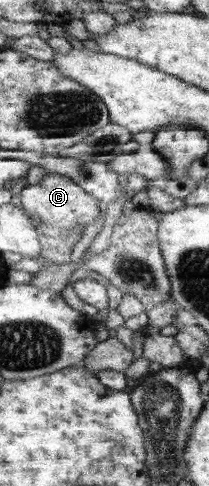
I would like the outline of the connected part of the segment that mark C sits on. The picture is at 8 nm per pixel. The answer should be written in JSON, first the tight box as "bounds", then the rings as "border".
{"bounds":[19,173,104,264],"border":[[[48,173],[36,184],[19,186],[22,207],[27,211],[39,230],[39,240],[43,245],[41,257],[61,264],[69,263],[73,246],[69,244],[69,233],[73,227],[83,223],[83,227],[99,218],[104,208],[99,206],[99,199],[91,196],[82,186],[67,176]]]}

